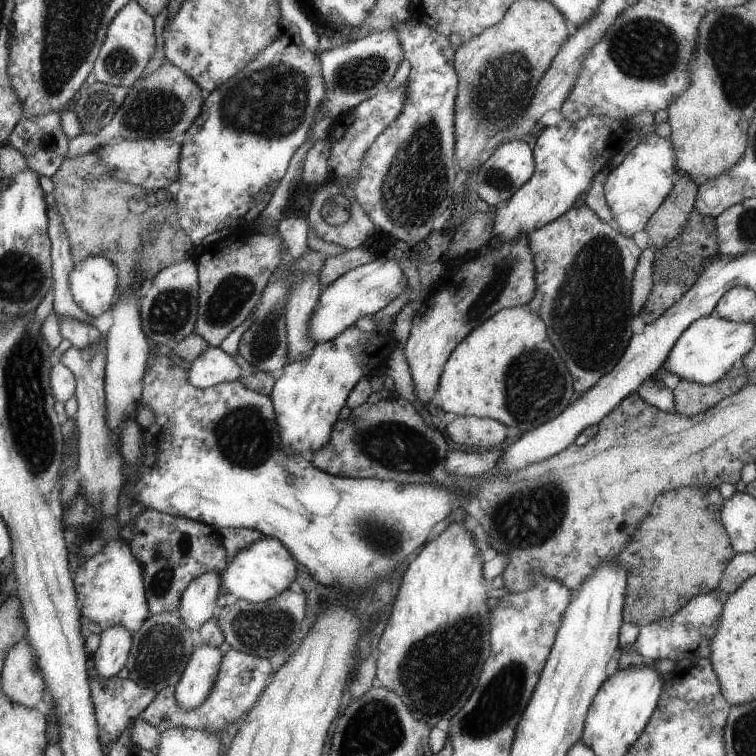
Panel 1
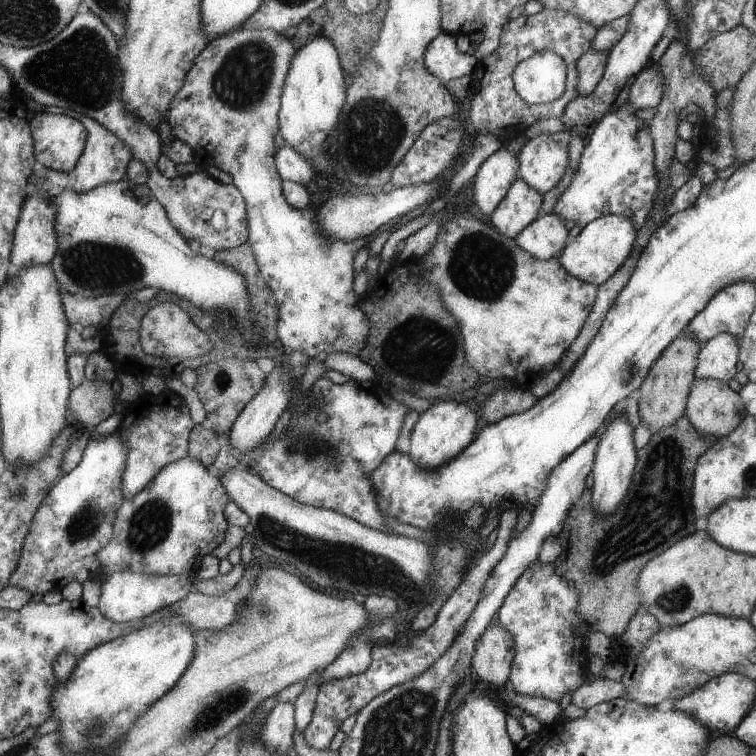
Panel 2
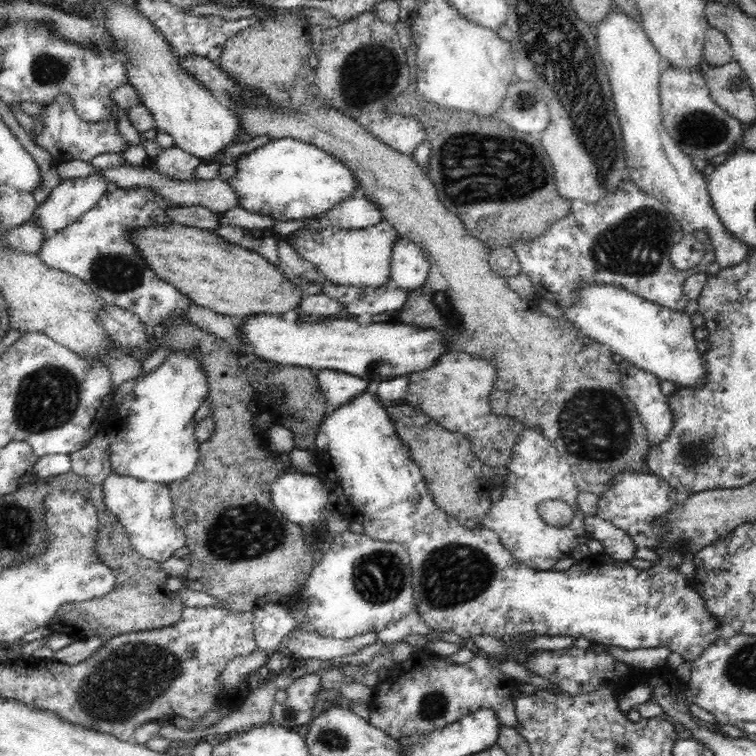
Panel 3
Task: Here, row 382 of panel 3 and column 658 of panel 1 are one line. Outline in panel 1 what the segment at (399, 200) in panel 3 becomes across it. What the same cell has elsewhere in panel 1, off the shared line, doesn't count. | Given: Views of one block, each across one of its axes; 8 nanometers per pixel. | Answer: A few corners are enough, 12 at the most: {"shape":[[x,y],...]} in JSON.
{"shape":[[717,488],[657,495],[630,546],[624,623],[672,617],[734,558]]}

